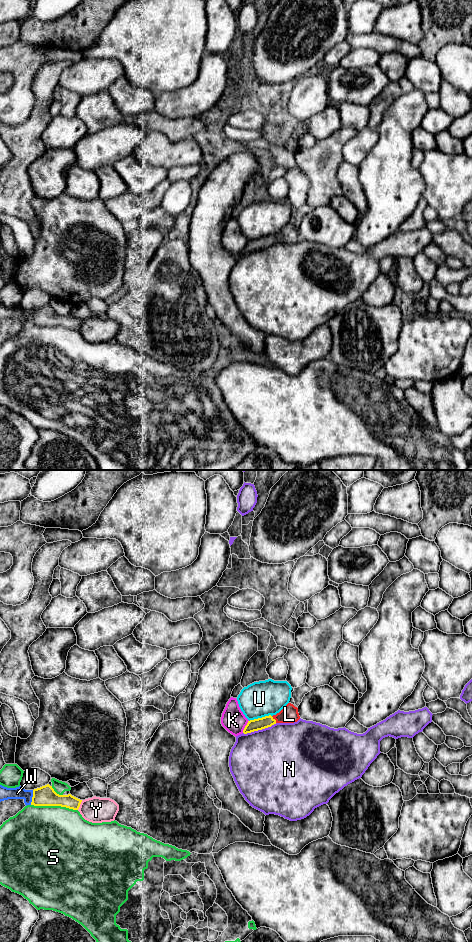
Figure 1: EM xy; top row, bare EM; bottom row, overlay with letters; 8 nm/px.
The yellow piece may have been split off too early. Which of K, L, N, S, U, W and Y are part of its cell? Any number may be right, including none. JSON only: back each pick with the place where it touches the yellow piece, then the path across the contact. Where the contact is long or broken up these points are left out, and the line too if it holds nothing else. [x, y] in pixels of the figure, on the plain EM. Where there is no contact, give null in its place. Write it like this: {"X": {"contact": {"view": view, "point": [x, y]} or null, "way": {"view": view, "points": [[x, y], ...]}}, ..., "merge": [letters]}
{"L": {"contact": {"view": "xy", "point": [274, 239]}, "way": {"view": "xy", "points": [[261, 243], [274, 239], [289, 234]]}}, "merge": ["L"]}

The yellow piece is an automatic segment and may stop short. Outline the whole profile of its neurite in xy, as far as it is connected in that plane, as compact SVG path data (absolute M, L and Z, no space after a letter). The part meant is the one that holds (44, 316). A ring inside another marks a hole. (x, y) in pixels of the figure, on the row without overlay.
M49 304L33 310L31 325L34 326L61 326L78 330L82 320L68 315L57 314Z

